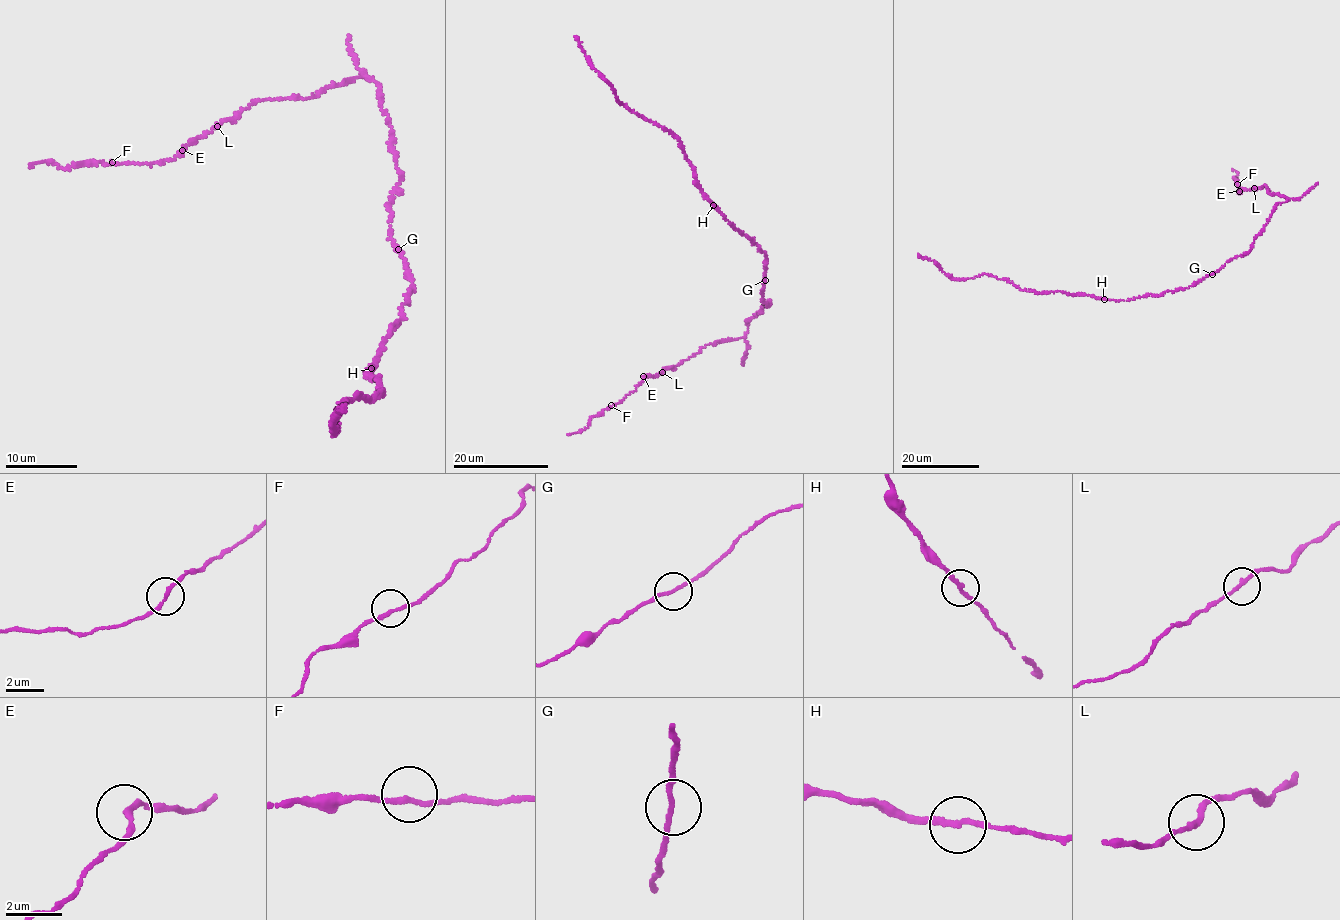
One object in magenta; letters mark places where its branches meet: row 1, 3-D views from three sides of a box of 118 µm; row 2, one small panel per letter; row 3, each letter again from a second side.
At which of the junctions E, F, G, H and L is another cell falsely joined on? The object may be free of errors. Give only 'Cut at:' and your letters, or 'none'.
Cut at: none

